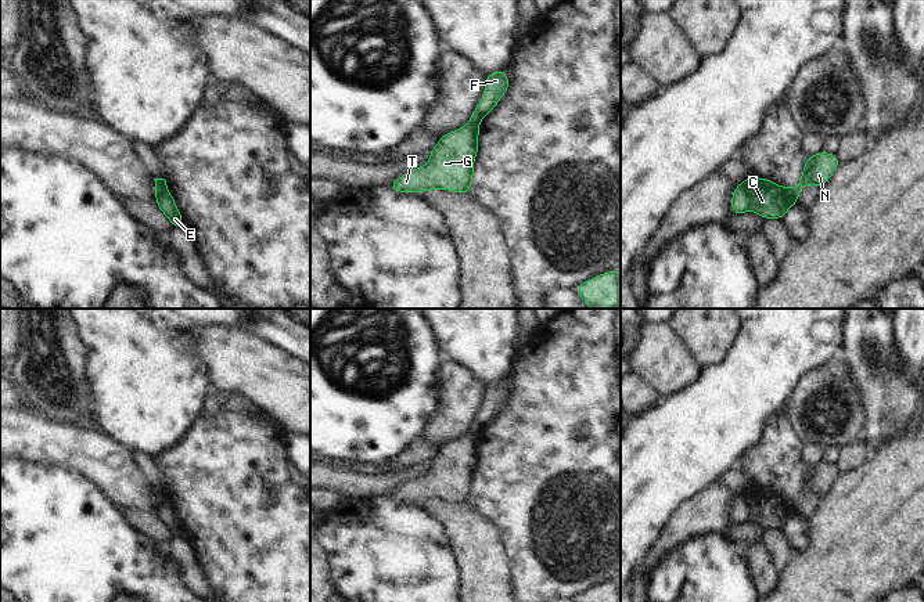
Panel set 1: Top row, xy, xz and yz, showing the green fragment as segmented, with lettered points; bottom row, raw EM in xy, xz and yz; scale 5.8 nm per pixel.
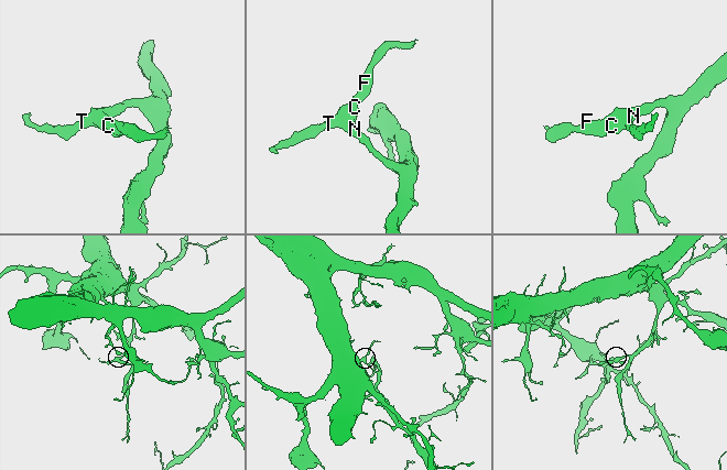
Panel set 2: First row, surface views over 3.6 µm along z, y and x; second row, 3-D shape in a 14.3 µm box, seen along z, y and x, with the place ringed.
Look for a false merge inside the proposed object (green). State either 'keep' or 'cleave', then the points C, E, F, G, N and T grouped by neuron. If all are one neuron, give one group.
cleave | C G N T / E F

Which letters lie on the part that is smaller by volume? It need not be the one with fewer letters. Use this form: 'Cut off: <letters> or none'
Cut off: E, F

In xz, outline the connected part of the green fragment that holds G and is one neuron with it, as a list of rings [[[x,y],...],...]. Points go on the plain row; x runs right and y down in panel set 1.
[[[479,435],[463,437],[439,447],[429,461],[429,472],[396,489],[389,497],[398,502],[447,500],[468,504],[474,489],[474,471],[479,459]]]

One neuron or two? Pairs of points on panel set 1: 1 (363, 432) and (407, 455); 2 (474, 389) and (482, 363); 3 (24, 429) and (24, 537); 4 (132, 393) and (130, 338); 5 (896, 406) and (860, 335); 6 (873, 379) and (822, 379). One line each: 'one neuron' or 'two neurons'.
1: two neurons
2: two neurons
3: two neurons
4: one neuron
5: one neuron
6: two neurons

